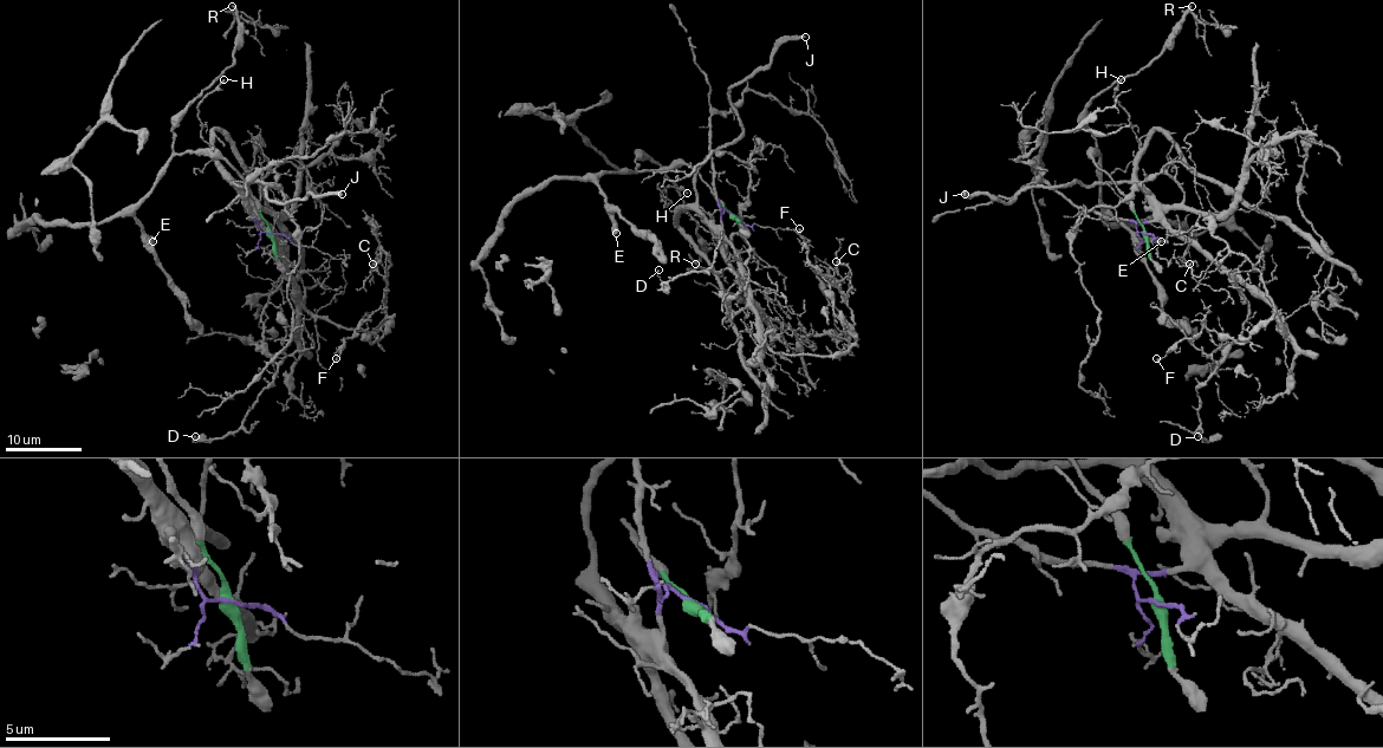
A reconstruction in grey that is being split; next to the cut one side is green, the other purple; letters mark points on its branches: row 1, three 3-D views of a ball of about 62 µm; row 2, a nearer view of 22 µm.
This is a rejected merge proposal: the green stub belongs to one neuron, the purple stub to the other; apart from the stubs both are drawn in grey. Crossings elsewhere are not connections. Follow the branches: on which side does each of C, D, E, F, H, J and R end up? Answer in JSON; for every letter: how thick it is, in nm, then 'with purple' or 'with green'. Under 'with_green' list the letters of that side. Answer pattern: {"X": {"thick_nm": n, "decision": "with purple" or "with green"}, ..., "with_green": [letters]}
{"C": {"thick_nm": 170, "decision": "with purple"}, "D": {"thick_nm": 130, "decision": "with purple"}, "E": {"thick_nm": 550, "decision": "with green"}, "F": {"thick_nm": 150, "decision": "with purple"}, "H": {"thick_nm": 200, "decision": "with purple"}, "J": {"thick_nm": 380, "decision": "with purple"}, "R": {"thick_nm": 280, "decision": "with green"}, "with_green": ["E", "R"]}

